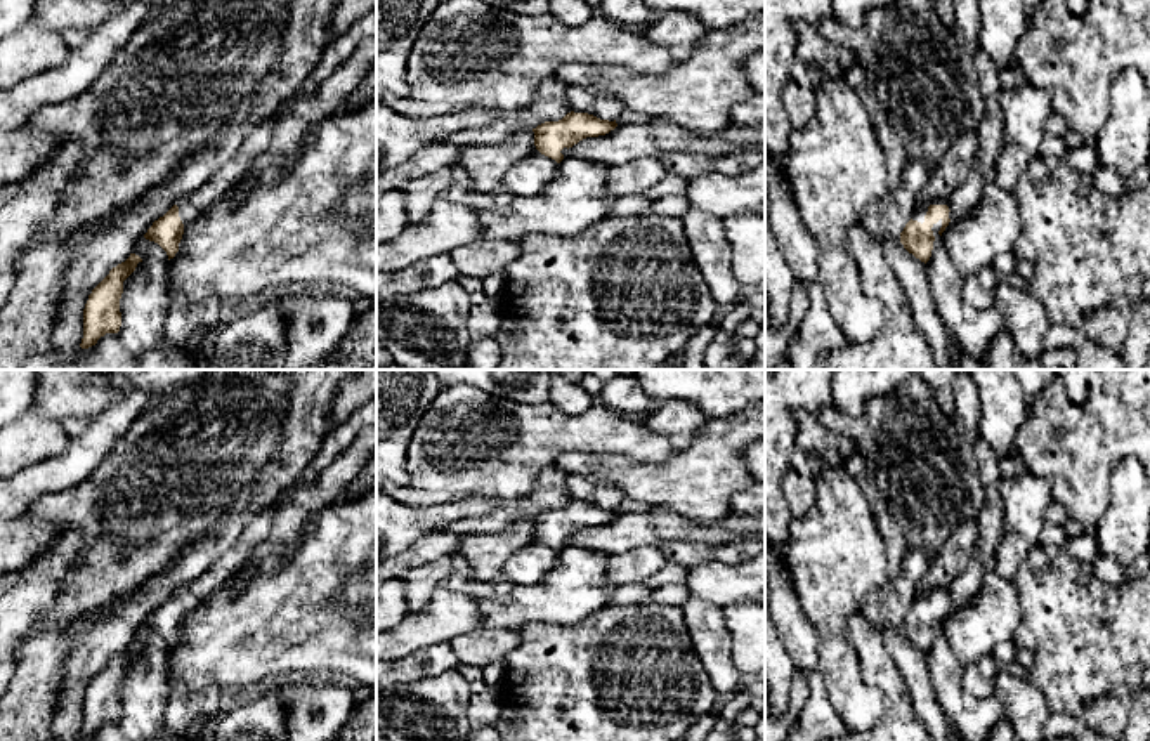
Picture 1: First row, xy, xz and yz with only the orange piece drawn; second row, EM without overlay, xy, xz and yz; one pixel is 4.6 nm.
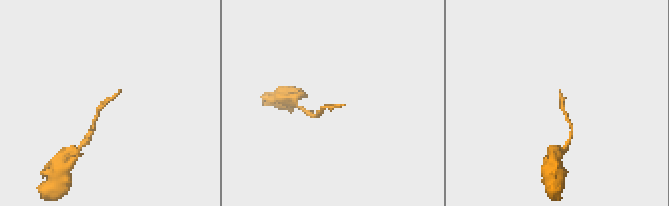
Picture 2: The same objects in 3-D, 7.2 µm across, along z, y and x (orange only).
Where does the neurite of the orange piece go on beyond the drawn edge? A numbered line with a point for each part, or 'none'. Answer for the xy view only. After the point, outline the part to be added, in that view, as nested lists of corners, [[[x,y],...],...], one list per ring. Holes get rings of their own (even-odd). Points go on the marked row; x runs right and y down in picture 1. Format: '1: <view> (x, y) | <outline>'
1: xy (191, 207) | [[[276,118],[265,120],[201,187],[177,200],[184,229],[201,219],[248,172],[252,163],[269,148]]]

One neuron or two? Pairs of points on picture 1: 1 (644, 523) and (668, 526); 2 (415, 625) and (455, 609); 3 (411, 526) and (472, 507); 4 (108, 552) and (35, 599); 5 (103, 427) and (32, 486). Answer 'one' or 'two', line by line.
1: one
2: one
3: one
4: two
5: one

